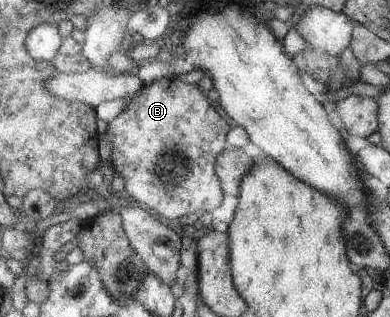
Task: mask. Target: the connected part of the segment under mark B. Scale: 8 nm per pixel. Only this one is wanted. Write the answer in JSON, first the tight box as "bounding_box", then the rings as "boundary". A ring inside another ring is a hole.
{"bounding_box":[106,76,233,222],"boundary":[[[175,76],[157,79],[145,85],[137,95],[126,98],[126,107],[106,129],[113,141],[111,162],[116,173],[125,177],[126,196],[171,222],[190,213],[211,212],[225,199],[226,193],[215,169],[219,155],[227,150],[227,135],[233,125],[229,125],[213,101],[201,93],[199,86],[199,83],[189,84]]]}

